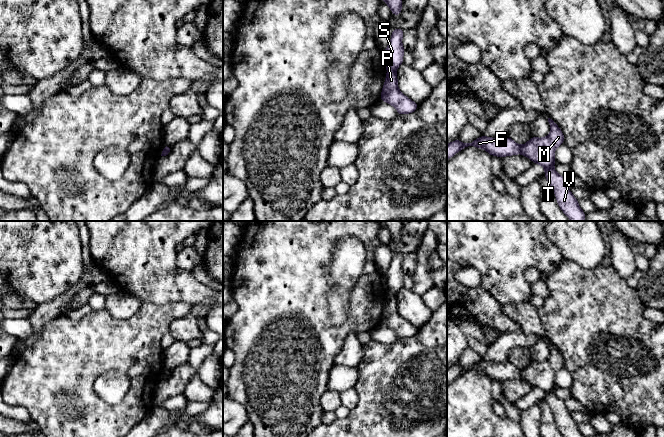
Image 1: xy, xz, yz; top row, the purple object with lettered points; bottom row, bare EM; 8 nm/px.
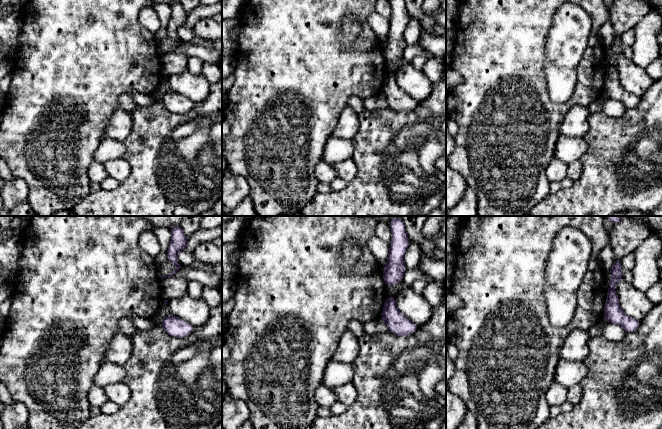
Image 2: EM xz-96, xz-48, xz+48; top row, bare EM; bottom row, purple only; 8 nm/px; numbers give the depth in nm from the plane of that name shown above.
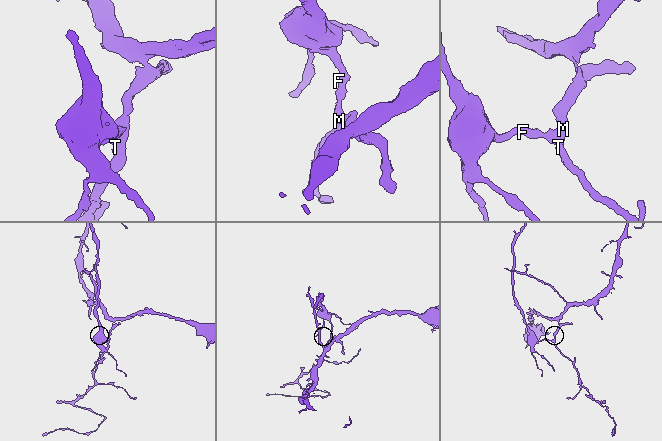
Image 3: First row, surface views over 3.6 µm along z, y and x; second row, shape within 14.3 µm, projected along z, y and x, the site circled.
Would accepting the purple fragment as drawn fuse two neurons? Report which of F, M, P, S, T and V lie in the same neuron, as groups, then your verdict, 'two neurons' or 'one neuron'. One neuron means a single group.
groups F S / M P T V; two neurons

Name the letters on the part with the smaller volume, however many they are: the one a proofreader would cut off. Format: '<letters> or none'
F, S

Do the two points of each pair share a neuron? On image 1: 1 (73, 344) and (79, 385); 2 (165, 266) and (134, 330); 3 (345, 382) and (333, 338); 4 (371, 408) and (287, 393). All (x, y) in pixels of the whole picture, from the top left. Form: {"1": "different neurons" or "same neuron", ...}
{"1": "same neuron", "2": "different neurons", "3": "different neurons", "4": "different neurons"}

